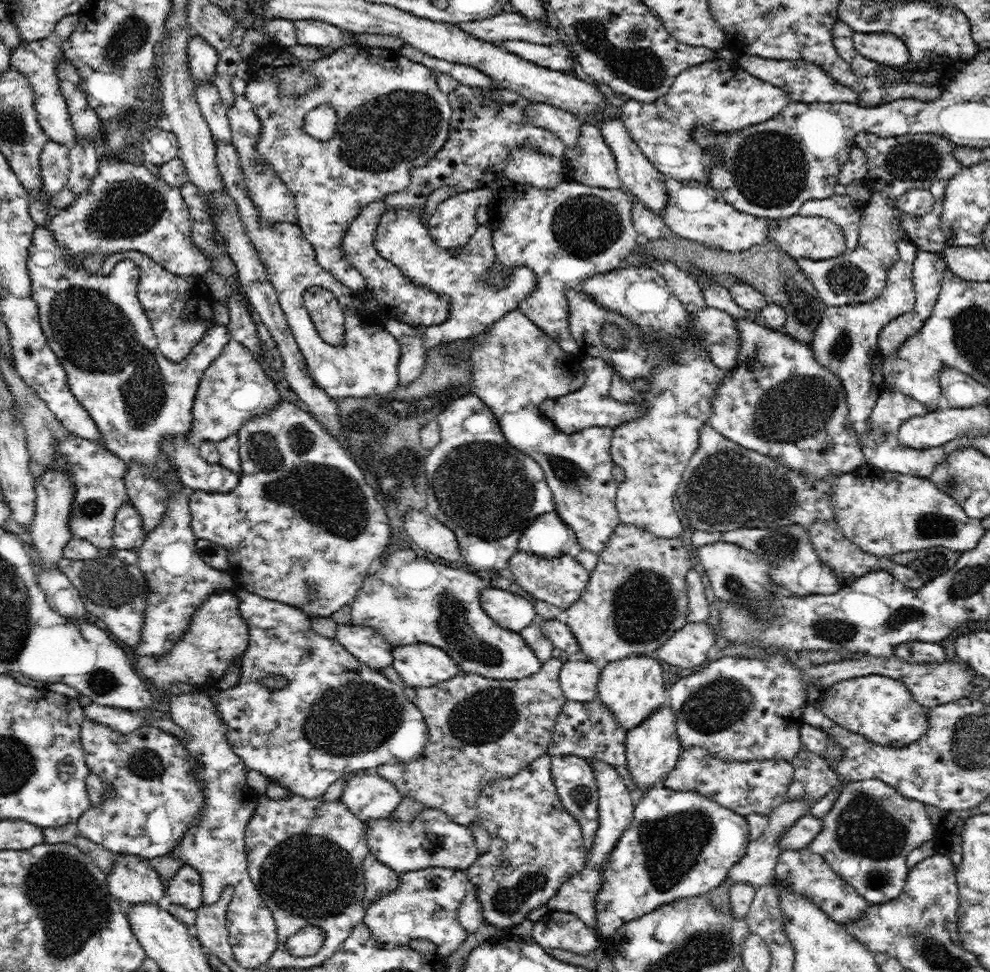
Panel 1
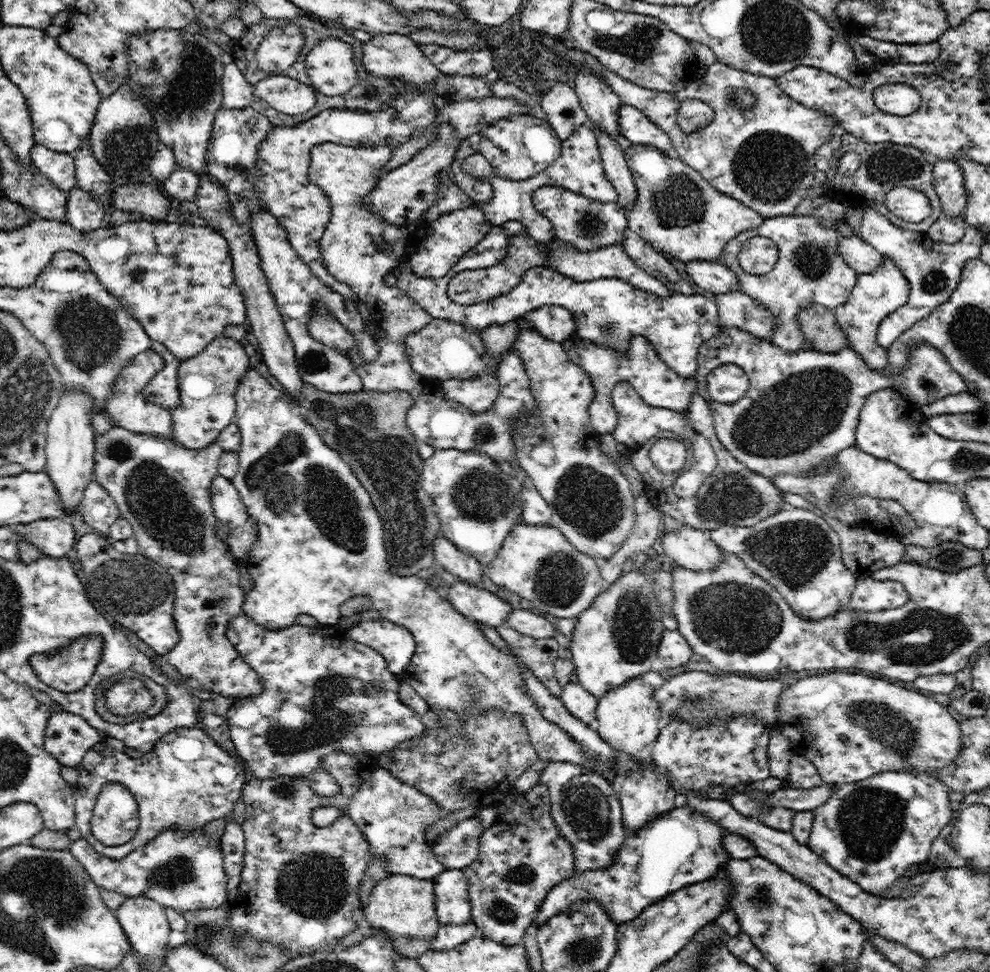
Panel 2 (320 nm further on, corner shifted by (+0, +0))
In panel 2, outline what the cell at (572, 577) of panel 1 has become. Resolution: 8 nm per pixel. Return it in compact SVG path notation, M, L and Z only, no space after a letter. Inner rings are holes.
M525 522L516 523L504 539L497 557L482 569L484 574L502 589L514 591L534 603L538 614L547 613L548 616L557 618L576 619L606 586L597 561L574 548L564 534L551 524L532 526Z

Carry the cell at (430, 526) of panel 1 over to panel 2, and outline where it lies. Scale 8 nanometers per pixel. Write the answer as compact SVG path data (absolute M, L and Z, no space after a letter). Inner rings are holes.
M442 535L436 538L433 551L434 560L438 560L454 576L472 585L480 582L484 572L476 556L458 550L453 542Z

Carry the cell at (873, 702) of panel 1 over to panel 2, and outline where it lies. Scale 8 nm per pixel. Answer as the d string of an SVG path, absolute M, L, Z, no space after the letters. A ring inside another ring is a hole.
M830 672L787 683L779 698L779 710L775 727L790 741L793 755L805 756L817 768L824 783L836 786L864 781L880 772L910 772L910 768L938 772L962 751L959 722L946 707L918 692L862 673Z

